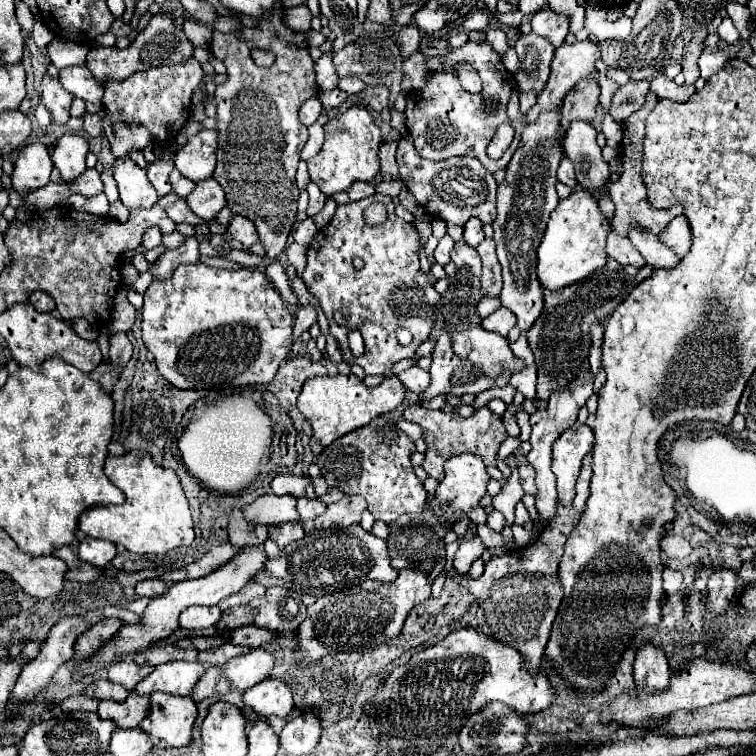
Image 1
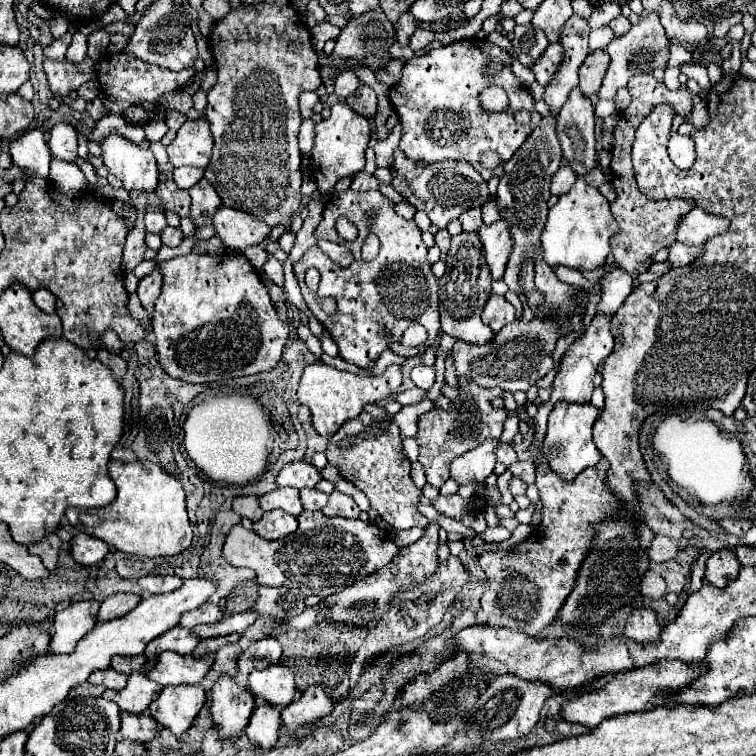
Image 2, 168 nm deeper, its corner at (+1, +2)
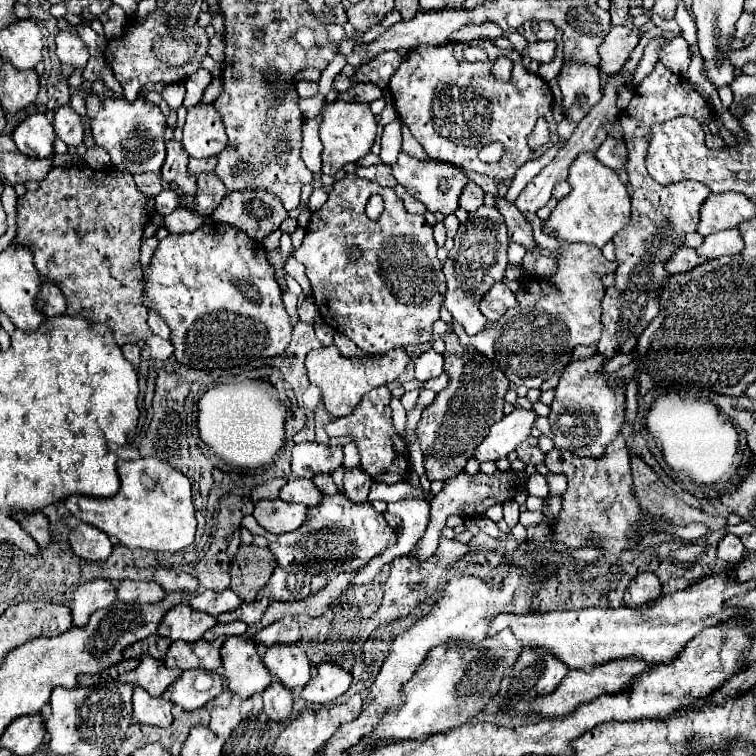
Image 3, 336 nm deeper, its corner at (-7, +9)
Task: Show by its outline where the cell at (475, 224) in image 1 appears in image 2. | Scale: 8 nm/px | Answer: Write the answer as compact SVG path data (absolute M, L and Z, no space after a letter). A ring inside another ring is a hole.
M467 209L467 211L459 217L459 221L461 221L461 225L463 225L463 231L469 231L469 233L479 231L479 227L483 225L483 221L481 221L481 209Z

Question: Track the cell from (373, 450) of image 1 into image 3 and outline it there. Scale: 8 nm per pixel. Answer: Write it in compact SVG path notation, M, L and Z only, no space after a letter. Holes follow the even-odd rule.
M387 386L373 388L363 396L363 400L357 404L357 408L343 418L331 420L325 430L329 436L353 436L359 452L361 452L361 468L375 480L375 482L385 482L385 484L395 484L395 482L405 482L409 476L409 450L405 440L395 432L391 424L391 392Z

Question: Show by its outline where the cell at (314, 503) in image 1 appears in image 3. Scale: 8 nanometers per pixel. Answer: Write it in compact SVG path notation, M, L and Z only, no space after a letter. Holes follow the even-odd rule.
M327 474L327 476L313 476L313 482L315 482L315 486L317 486L323 494L335 494L335 492L337 492L337 486L335 486L331 474Z

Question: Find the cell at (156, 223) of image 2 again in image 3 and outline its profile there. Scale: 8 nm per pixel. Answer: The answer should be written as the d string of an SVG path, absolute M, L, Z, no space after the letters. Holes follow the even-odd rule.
M165 188L155 196L155 210L165 216L171 214L177 206L179 206L179 194L171 188Z

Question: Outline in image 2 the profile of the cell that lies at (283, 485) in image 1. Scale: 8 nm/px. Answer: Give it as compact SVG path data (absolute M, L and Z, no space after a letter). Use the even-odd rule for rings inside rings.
M297 461L297 463L289 463L285 465L279 475L277 475L277 485L279 487L295 487L295 489L303 489L303 487L315 487L315 483L321 479L321 473L305 461Z

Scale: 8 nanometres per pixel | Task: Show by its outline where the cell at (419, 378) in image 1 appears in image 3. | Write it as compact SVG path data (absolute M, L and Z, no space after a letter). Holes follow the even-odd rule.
M433 348L425 350L415 358L415 378L425 382L443 372L443 354L437 354Z

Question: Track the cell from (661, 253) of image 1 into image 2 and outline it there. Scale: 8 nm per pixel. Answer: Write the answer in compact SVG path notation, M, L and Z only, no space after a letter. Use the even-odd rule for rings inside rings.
M675 241L669 247L669 263L673 267L683 267L687 263L693 263L701 253L703 253L703 245L699 245L699 247L687 247L687 245Z

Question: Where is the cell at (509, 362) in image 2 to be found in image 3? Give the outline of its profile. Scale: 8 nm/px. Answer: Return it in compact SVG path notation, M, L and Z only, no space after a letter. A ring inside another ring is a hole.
M561 242L559 250L555 254L557 254L555 274L533 276L525 284L521 284L521 288L517 290L519 304L515 308L511 308L505 316L501 316L497 322L487 322L485 328L475 336L467 336L463 332L463 328L457 322L453 322L453 330L457 332L461 344L467 348L475 348L481 354L485 354L487 358L495 360L495 364L503 370L503 374L509 378L509 382L513 382L517 386L525 384L527 388L541 388L541 384L545 380L549 380L555 372L559 372L561 368L565 368L569 364L575 346L595 344L601 336L599 320L601 320L601 312L603 312L601 300L605 296L605 286L603 286L601 278L607 274L613 274L617 270L617 264L605 260L601 250L591 244Z

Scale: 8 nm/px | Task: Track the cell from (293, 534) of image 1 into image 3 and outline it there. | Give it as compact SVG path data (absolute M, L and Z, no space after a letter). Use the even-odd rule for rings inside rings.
M259 500L255 504L255 520L261 528L271 534L283 534L297 530L305 522L307 506L305 504L291 504L283 500Z

